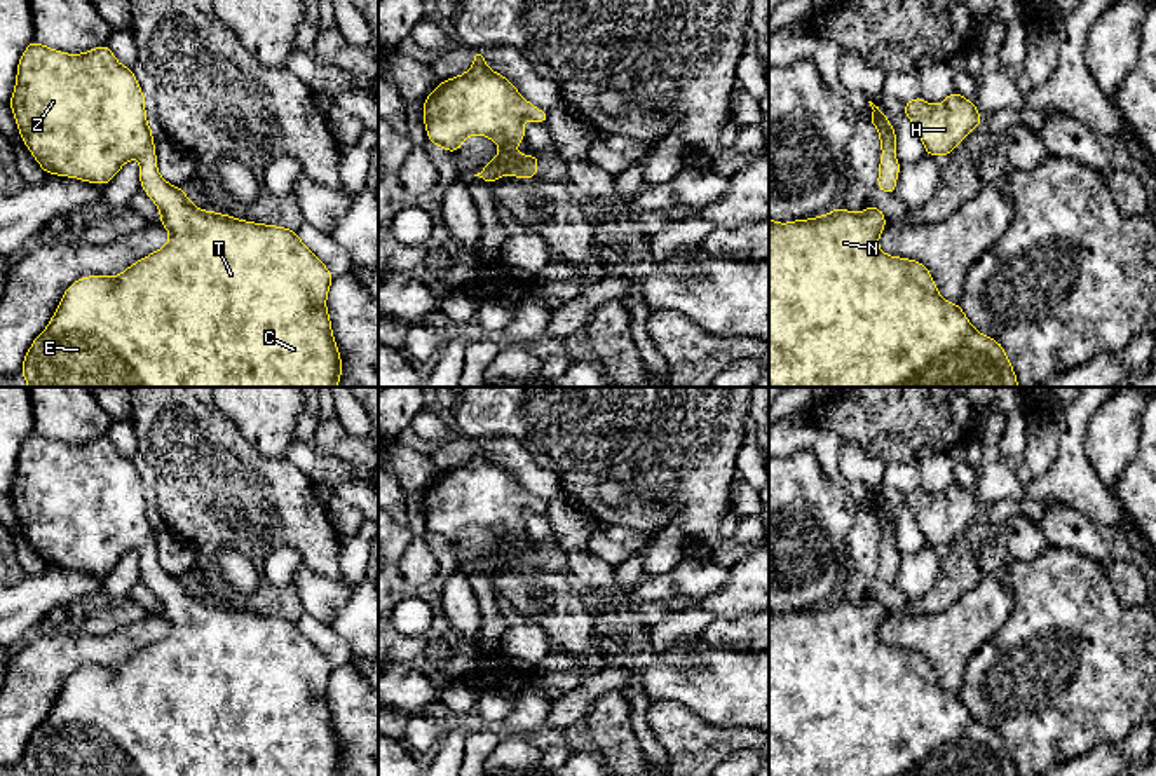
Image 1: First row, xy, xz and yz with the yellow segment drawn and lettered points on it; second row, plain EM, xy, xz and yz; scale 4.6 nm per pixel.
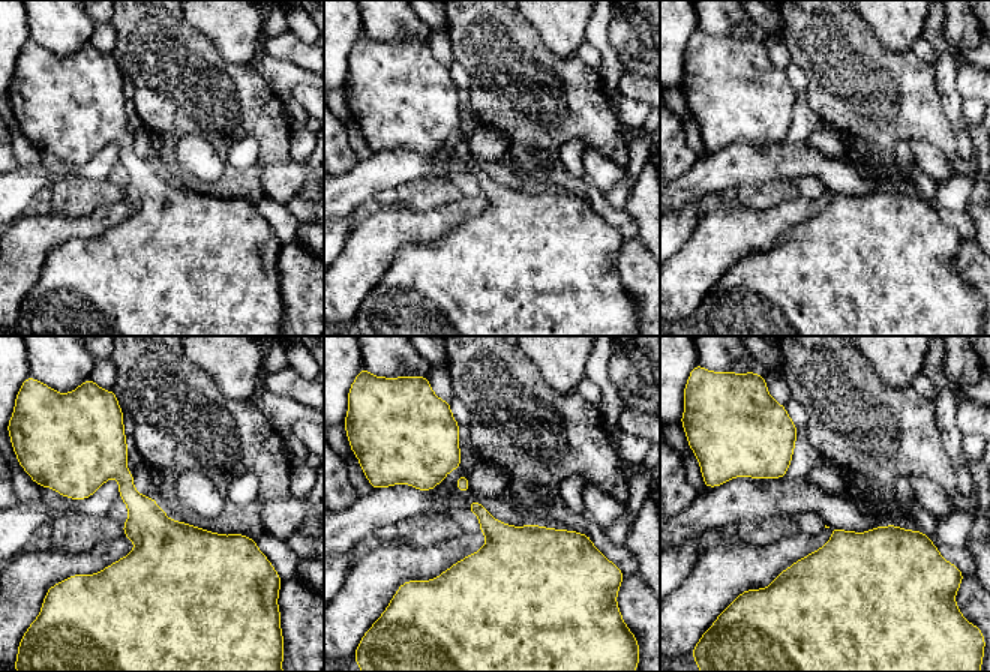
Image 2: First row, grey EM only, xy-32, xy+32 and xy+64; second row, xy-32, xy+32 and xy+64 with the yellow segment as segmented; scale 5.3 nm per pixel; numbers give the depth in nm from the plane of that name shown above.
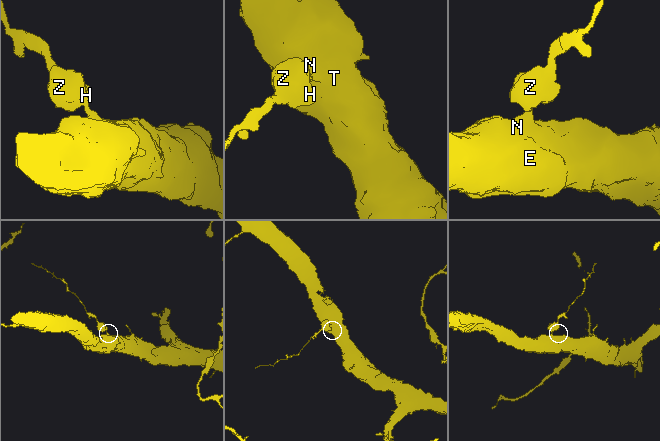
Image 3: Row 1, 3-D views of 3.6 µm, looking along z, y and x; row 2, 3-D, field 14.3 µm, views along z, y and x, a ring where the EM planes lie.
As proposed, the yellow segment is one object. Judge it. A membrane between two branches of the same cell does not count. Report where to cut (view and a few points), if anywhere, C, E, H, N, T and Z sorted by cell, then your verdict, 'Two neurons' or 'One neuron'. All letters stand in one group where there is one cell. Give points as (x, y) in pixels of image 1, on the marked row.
No split. Groups: C E H N T Z. One neuron

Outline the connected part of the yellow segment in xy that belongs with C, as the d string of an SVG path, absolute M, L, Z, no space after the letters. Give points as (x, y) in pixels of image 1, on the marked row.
M33 40L19 59L16 87L9 105L21 140L26 143L40 167L47 174L106 185L127 160L139 159L141 190L155 202L162 218L159 225L169 230L169 242L164 248L138 260L122 274L115 277L87 276L66 288L47 328L33 340L24 356L21 375L28 387L337 387L342 377L342 357L333 338L331 321L326 309L326 298L333 281L326 265L303 246L296 232L284 227L237 220L223 213L199 209L185 195L183 188L167 183L157 169L155 143L152 127L146 124L145 101L133 68L122 66L106 44L84 54L66 54Z

